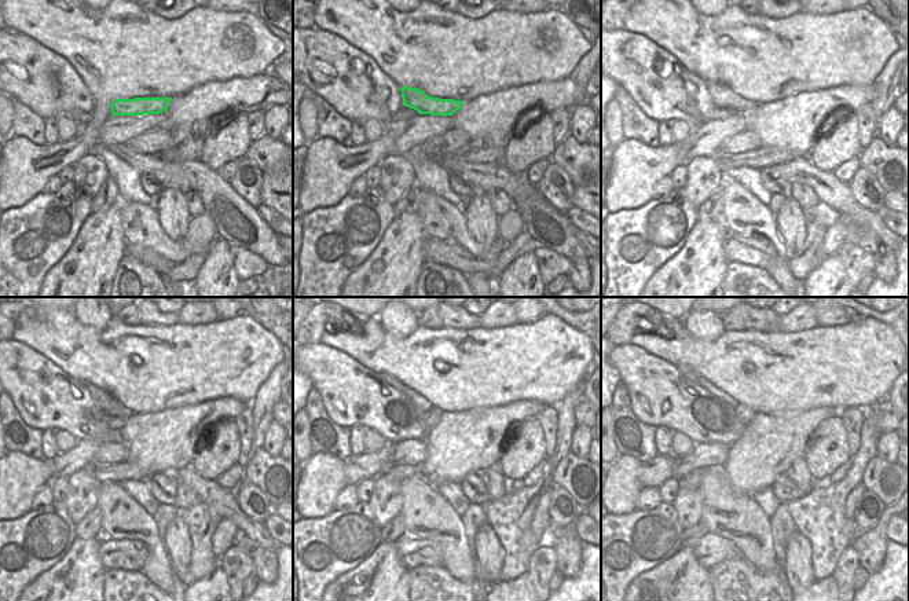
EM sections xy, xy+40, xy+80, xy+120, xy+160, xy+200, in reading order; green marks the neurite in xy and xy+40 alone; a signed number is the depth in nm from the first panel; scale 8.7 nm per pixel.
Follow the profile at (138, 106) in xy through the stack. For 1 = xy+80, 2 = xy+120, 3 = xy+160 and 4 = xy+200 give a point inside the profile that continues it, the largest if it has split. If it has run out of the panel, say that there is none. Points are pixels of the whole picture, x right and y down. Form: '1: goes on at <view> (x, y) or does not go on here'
1: goes on at xy+80 (722, 96)
2: goes on at xy+120 (112, 407)
3: goes on at xy+160 (420, 402)
4: goes on at xy+200 (711, 388)

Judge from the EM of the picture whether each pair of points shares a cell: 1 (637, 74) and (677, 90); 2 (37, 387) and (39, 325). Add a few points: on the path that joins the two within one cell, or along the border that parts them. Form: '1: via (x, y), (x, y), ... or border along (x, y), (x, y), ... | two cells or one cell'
1: via (647, 74), (659, 79), (667, 87) | one cell
2: border along (14, 339), (41, 352), (63, 372) | two cells

